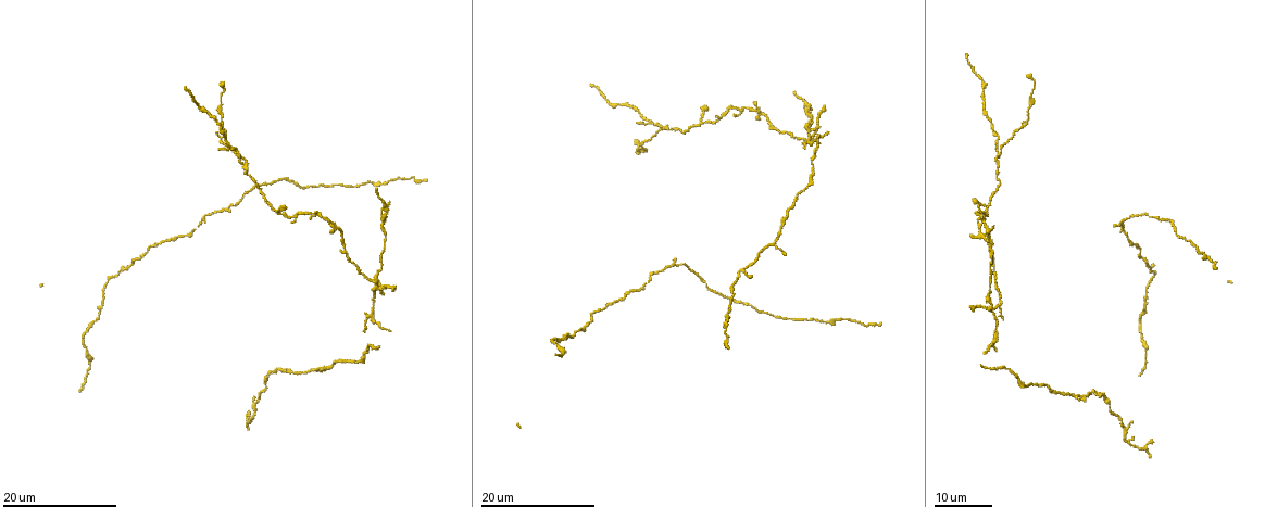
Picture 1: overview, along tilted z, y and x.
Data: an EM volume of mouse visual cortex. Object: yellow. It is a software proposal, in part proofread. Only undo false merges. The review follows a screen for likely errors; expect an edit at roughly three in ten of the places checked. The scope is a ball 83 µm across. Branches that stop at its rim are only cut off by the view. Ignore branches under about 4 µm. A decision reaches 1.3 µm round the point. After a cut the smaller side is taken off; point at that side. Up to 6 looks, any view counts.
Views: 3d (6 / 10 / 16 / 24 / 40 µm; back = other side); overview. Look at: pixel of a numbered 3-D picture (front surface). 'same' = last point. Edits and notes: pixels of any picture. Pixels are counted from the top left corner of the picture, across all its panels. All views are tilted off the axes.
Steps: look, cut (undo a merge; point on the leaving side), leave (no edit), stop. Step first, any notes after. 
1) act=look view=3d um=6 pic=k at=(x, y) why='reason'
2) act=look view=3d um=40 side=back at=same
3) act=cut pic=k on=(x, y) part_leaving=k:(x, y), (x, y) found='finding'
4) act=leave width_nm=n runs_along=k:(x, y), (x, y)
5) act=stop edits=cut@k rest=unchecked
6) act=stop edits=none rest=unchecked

act=look view=3d um=24 pic=1 at=(294, 216) why='a fork'

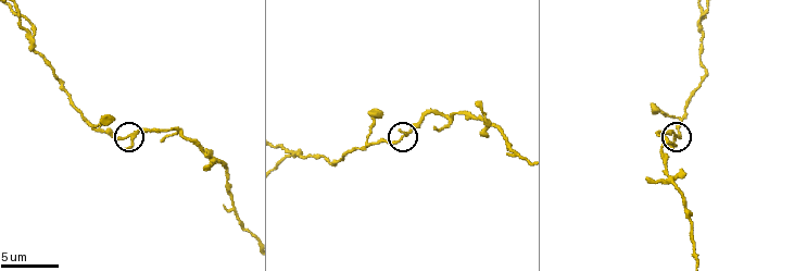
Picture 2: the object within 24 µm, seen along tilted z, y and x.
act=look view=3d um=10 pic=2 at=(675, 136)

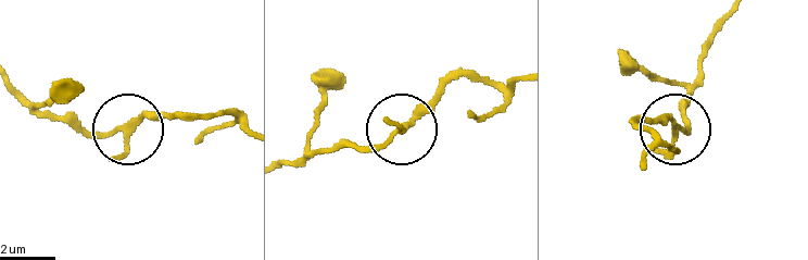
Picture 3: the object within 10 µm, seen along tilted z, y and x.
act=leave arms=3 runs_along=3:(674, 125), (629, 120) found='one neuron here'

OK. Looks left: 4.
act=look view=3d um=6 pic=2 at=(27, 29) why='thin arm on a thick one'

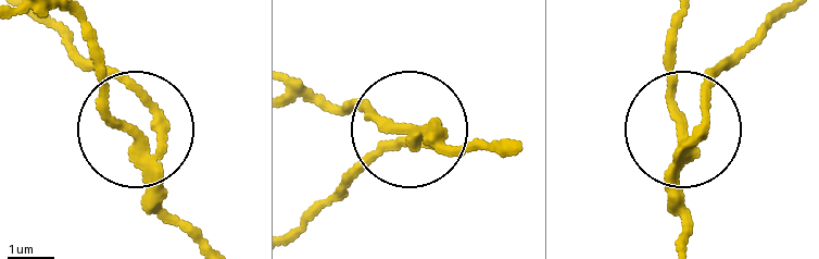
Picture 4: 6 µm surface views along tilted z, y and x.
act=leave arms=3 runs_along=4:(681, 244), (680, 15) found='one neuron here'

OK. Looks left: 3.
act=look view=3d um=16 pic=1 at=(1118, 227) why='three-way junction'

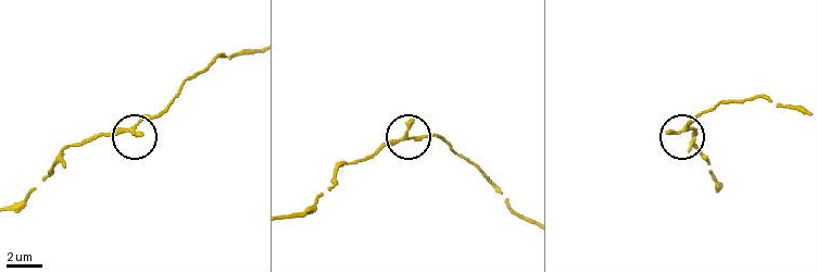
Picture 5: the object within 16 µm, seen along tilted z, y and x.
act=look view=3d um=10 pic=5 at=(404, 137)

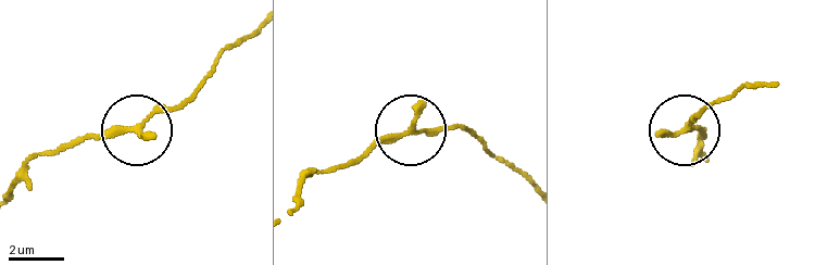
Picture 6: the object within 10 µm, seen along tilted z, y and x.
act=look view=3d um=6 pic=6 at=(136, 130)

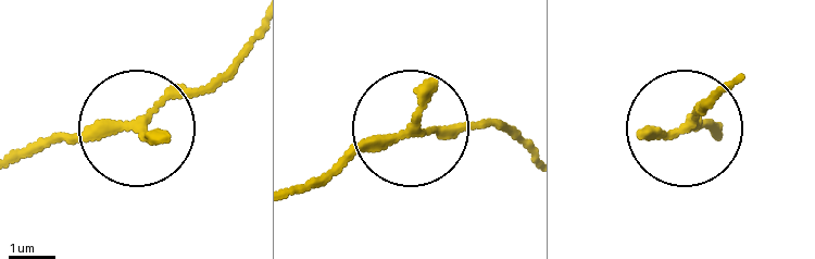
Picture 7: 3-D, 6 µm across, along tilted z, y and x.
act=leave side_arm_um=47 found='all the same neuron'

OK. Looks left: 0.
act=stop edits=none rest=unchecked

